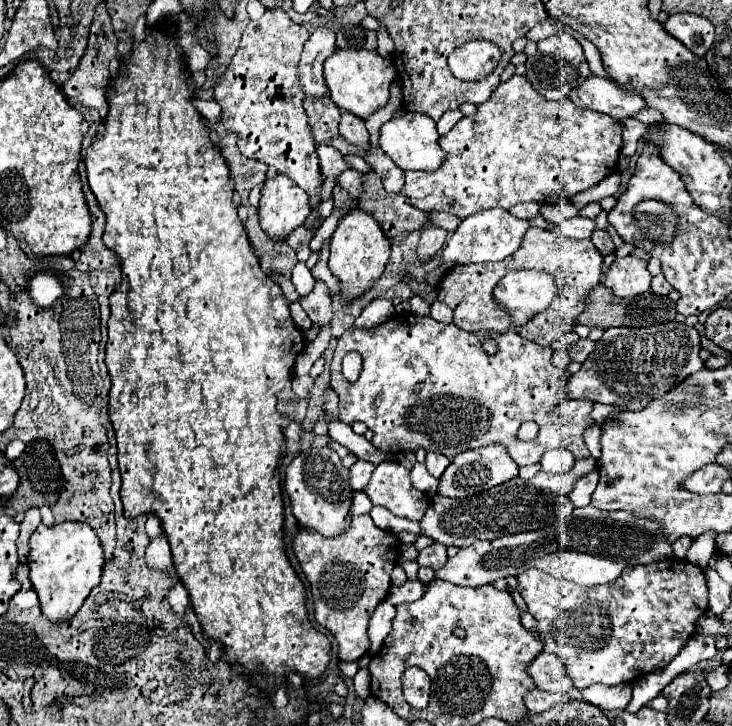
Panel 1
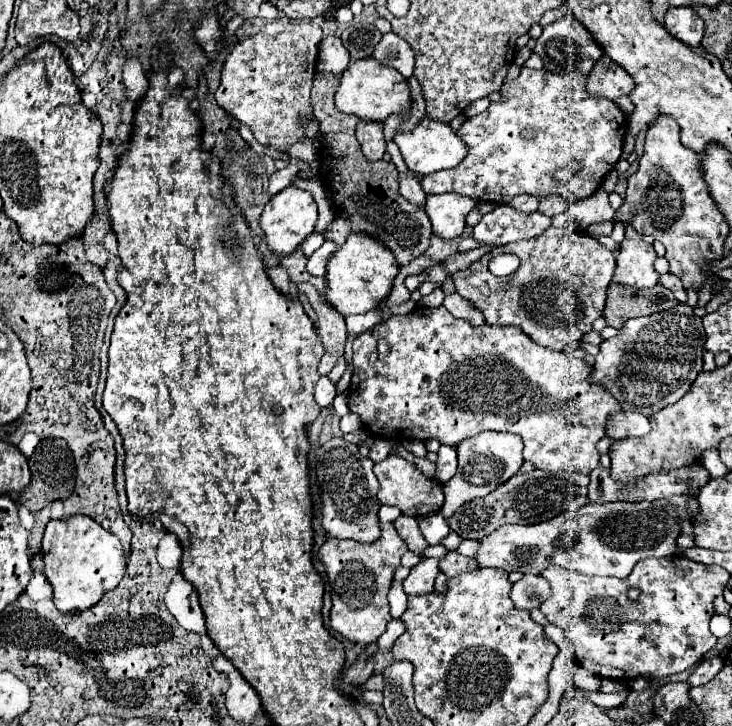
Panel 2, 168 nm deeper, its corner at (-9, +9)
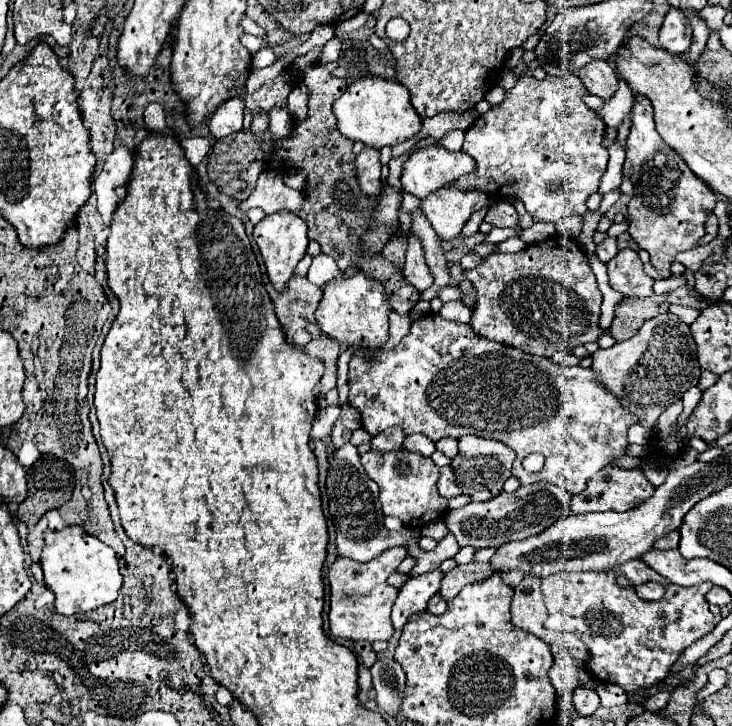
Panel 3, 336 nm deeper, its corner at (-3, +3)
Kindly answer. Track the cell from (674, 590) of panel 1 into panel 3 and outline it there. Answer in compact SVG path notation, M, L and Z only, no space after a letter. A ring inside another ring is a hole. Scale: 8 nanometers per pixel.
M641 559L627 561L623 565L613 567L611 571L581 571L581 573L571 573L571 571L561 571L549 577L541 579L541 591L543 591L543 601L547 607L547 619L545 619L545 629L553 631L571 631L575 633L587 647L589 647L589 671L605 683L615 683L619 685L625 693L633 693L641 687L653 687L655 683L661 683L667 673L671 671L673 663L679 659L679 655L697 639L703 635L711 633L715 629L713 613L709 611L709 603L705 599L707 591L713 585L697 585L697 587L681 587L681 585L669 585L669 581L663 581L659 573L653 573ZM617 575L627 575L633 585L641 583L659 583L667 585L667 595L661 597L659 601L643 601L637 597L635 587L617 587L615 577Z

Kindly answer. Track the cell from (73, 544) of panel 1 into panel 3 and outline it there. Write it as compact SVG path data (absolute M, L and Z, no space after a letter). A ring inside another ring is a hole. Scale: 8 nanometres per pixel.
M65 527L63 531L45 531L45 547L41 553L41 569L47 587L55 593L55 609L61 615L75 615L97 609L117 599L121 589L121 573L111 547L85 533L81 527Z

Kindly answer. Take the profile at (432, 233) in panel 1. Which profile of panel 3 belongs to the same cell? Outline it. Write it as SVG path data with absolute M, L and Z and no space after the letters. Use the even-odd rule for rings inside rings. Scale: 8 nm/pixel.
M443 187L421 201L421 211L441 239L453 239L459 235L471 213L487 205L491 205L491 197L479 189L459 191L457 187Z

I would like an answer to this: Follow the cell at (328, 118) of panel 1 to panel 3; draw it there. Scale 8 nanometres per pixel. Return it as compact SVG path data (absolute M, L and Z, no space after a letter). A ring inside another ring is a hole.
M313 65L305 69L303 83L309 89L309 111L305 121L293 125L289 137L273 139L269 129L265 129L261 139L255 137L251 129L237 131L229 137L223 137L213 145L213 151L209 155L209 165L207 165L207 177L213 185L217 185L221 193L235 195L237 191L243 191L247 187L247 183L239 177L239 173L245 171L253 161L262 161L265 163L264 169L275 169L280 173L283 173L286 168L303 169L307 173L307 183L303 189L305 203L301 209L293 213L307 223L309 239L317 241L321 245L321 251L333 257L341 271L345 271L349 265L357 261L361 271L367 277L379 281L385 287L391 309L397 311L399 315L409 315L409 311L419 301L419 291L389 261L385 261L381 253L369 255L369 257L359 255L361 233L369 227L371 211L377 199L363 197L355 175L355 163L353 163L354 142L347 137L341 137L335 123L333 103L347 91L347 81L333 77L325 67Z

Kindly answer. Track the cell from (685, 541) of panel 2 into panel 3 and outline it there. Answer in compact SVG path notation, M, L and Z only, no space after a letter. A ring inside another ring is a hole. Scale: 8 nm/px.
M673 531L661 539L657 539L655 543L659 549L677 549L679 547L679 531Z

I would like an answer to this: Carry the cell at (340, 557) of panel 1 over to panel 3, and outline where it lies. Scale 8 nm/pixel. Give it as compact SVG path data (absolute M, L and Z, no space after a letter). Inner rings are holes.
M387 549L381 557L369 563L357 563L345 557L337 557L337 561L327 571L327 579L331 585L331 635L351 639L351 641L389 641L395 633L391 623L391 607L397 599L397 589L387 583L387 577L397 571L397 565L407 557L405 549Z

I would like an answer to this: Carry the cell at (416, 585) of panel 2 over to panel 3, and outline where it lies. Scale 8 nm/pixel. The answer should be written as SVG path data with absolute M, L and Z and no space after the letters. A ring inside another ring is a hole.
M435 569L429 571L425 575L419 577L411 577L401 589L399 589L399 597L393 605L393 613L391 613L391 621L395 629L403 629L403 625L409 621L411 615L423 613L427 609L427 601L439 593L441 589L441 579L443 579L443 571Z

